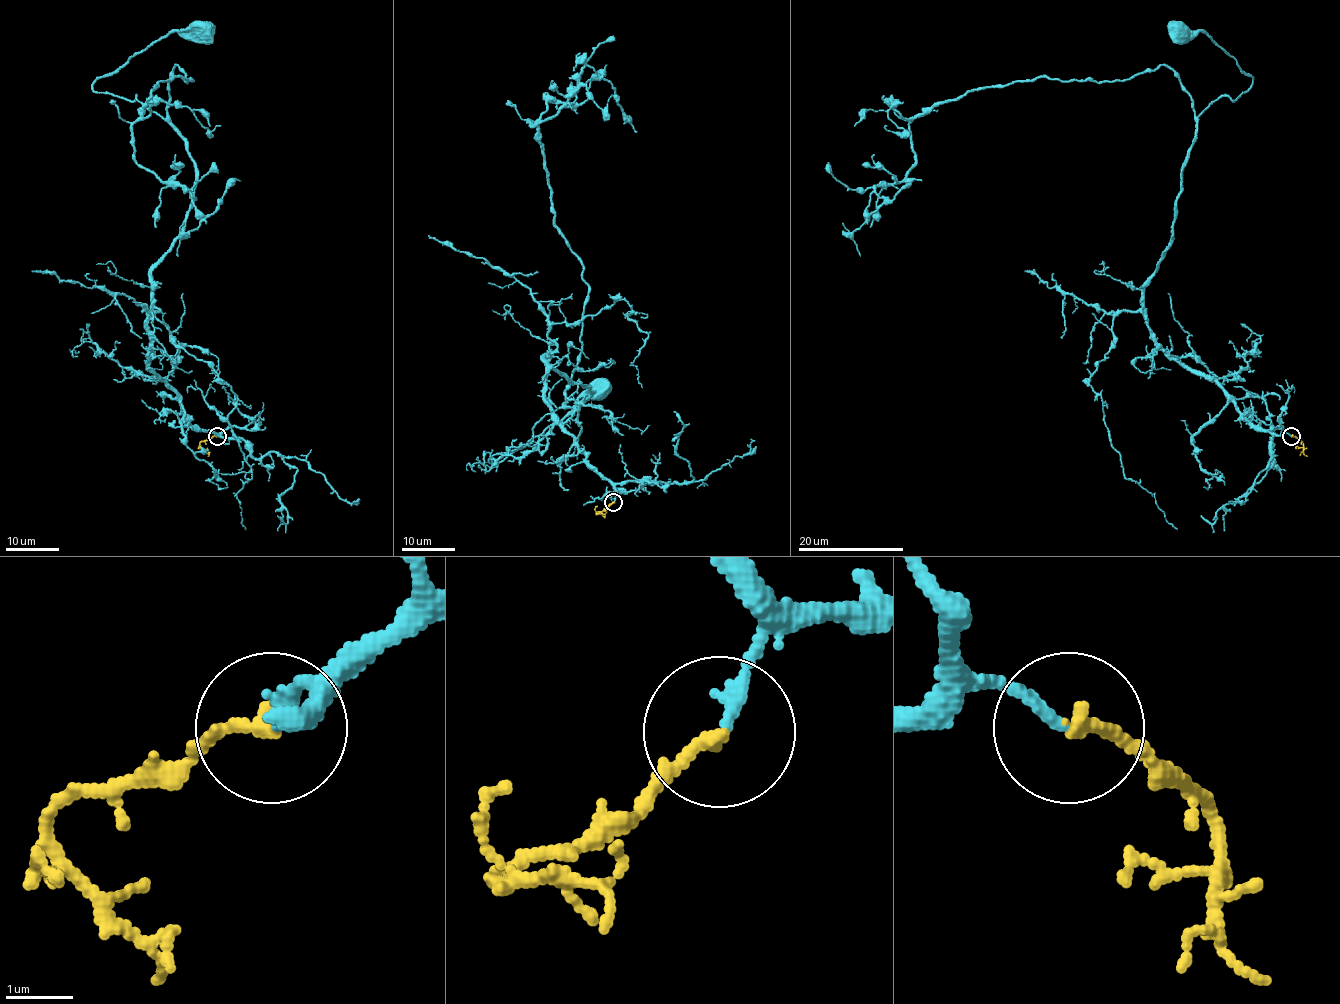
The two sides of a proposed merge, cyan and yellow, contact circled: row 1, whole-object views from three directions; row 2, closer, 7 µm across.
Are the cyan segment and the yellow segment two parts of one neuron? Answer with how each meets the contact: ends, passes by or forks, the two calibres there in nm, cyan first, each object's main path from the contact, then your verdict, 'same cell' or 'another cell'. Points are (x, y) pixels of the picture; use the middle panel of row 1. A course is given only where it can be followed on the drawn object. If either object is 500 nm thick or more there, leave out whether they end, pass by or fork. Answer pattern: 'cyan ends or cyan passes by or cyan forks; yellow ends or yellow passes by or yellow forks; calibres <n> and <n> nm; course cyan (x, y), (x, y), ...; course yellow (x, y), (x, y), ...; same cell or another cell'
cyan ends; yellow ends; calibres 160 and 200 nm; course cyan (614, 502), (545, 400), (548, 354), (591, 394), (489, 462), (602, 387); course yellow (614, 502), (597, 514), (605, 514), (606, 510); same cell

